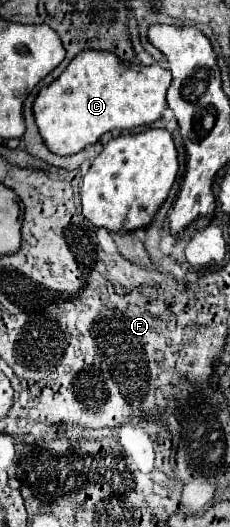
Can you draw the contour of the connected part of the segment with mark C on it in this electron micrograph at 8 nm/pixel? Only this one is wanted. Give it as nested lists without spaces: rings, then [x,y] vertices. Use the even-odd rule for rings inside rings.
[[[81,51],[65,67],[59,79],[55,79],[51,85],[43,87],[37,93],[33,101],[33,115],[35,115],[39,135],[43,137],[43,143],[51,153],[67,157],[83,151],[87,145],[97,143],[99,137],[107,131],[151,125],[163,115],[167,107],[165,93],[169,89],[169,83],[171,83],[171,71],[159,65],[143,67],[139,63],[123,63],[117,55],[111,55],[109,51]]]

